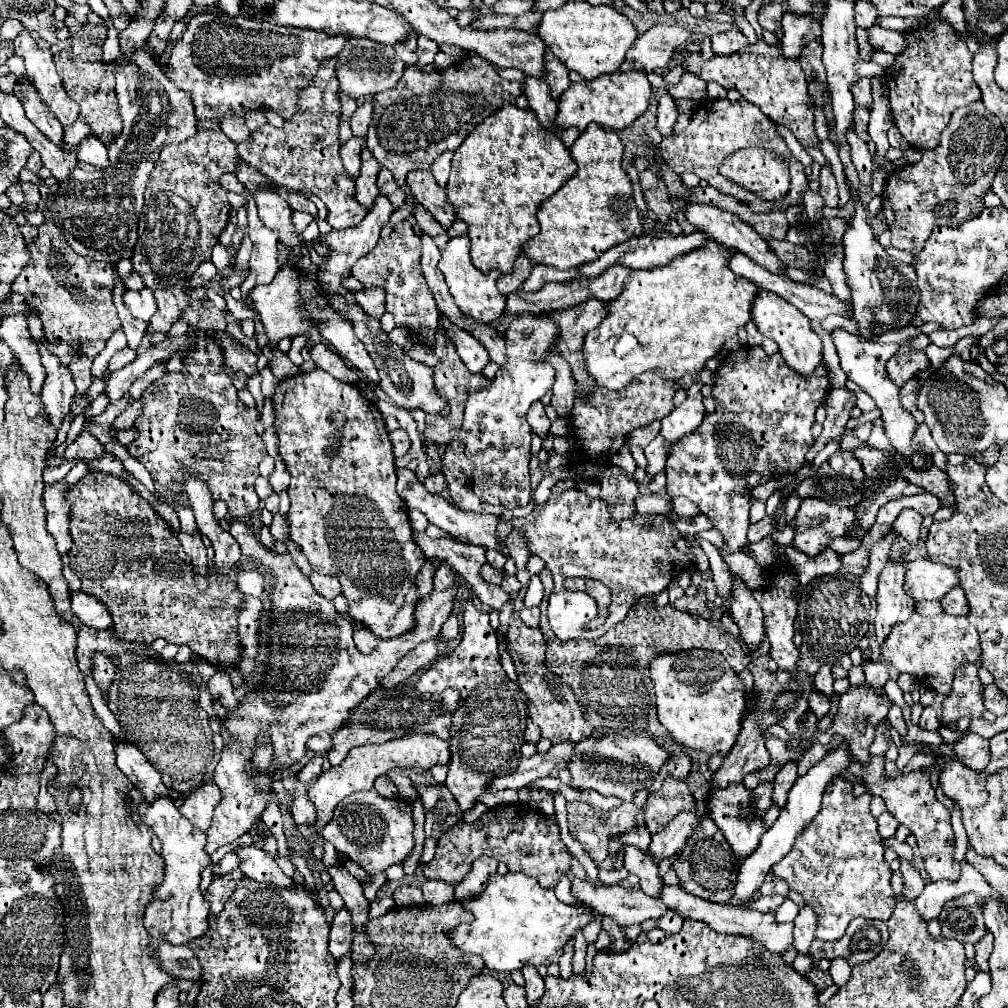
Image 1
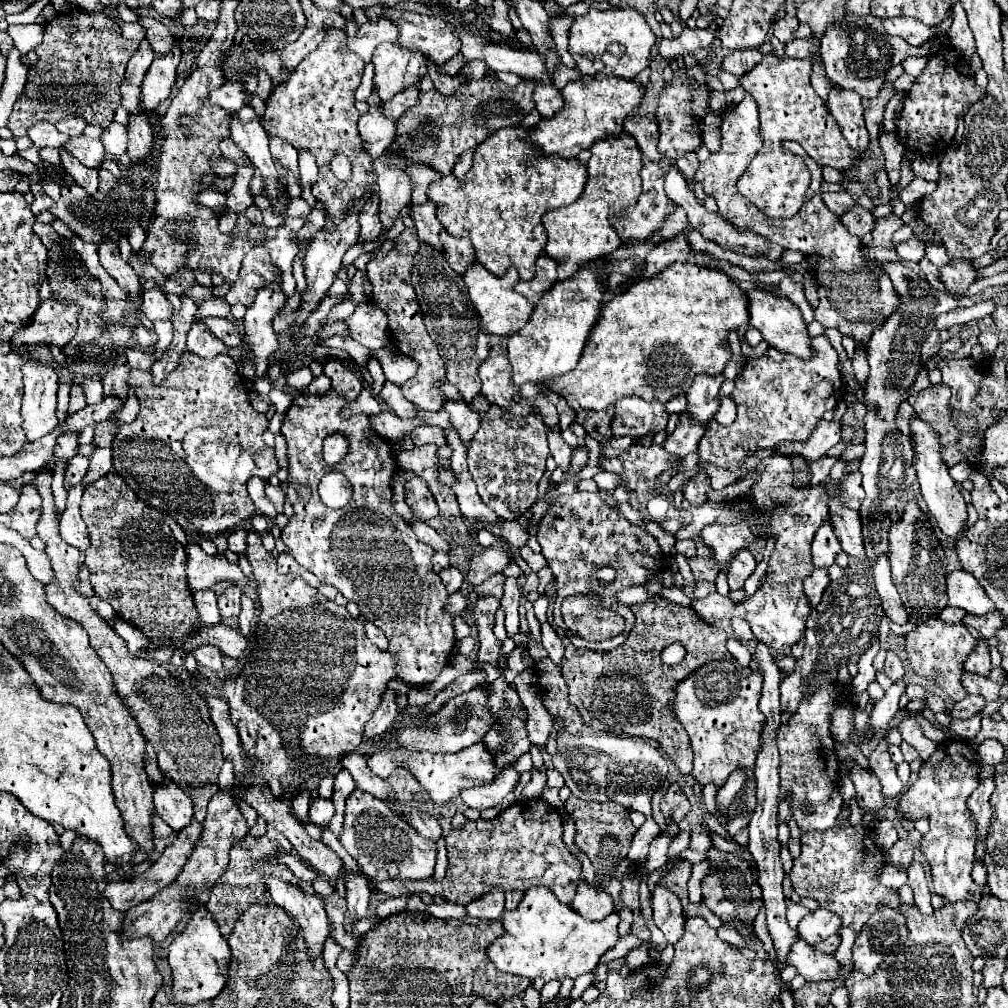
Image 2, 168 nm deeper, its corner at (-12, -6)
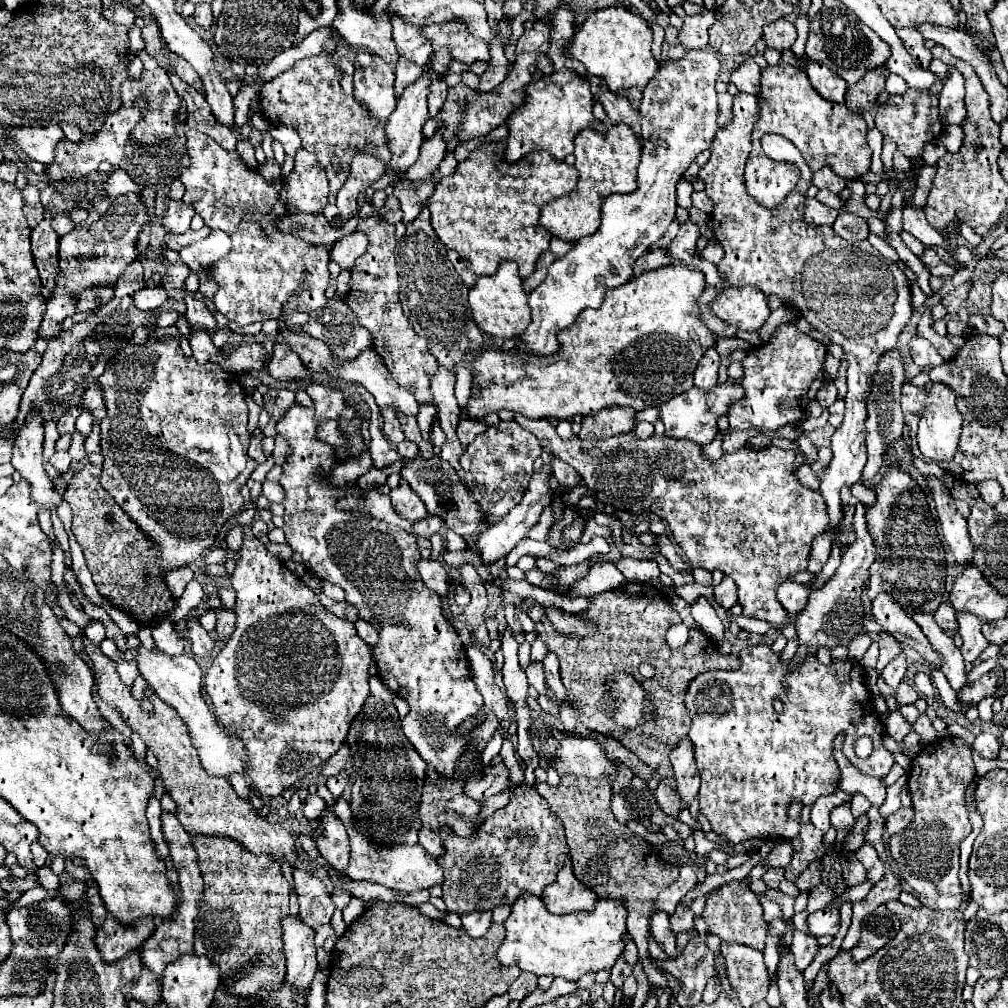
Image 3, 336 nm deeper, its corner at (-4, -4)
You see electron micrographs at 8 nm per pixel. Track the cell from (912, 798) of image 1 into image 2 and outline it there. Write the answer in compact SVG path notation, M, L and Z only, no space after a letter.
M945 738L941 744L937 744L937 750L933 756L929 756L927 764L921 766L919 780L901 796L899 804L899 812L909 814L913 820L929 816L931 828L923 835L919 848L931 866L933 892L943 896L949 904L959 900L981 900L979 888L971 880L977 822L967 808L967 798L979 782L979 770L981 762L977 762L977 752L965 740Z

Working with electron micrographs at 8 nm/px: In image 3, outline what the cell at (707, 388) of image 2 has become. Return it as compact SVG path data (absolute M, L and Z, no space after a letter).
M709 348L705 356L701 358L701 364L695 370L695 386L699 390L709 392L717 384L717 372L719 372L719 354L715 348Z

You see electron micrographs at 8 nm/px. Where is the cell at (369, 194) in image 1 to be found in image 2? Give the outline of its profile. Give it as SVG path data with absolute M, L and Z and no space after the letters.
M377 194L371 198L373 202L367 202L359 214L361 234L359 240L363 242L375 242L381 234L381 222L379 222L379 198Z

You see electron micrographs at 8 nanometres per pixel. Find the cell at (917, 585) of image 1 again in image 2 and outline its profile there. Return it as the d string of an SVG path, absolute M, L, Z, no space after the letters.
M955 570L947 576L947 596L949 606L963 608L975 616L983 616L995 610L991 598L985 594L979 580L965 570Z

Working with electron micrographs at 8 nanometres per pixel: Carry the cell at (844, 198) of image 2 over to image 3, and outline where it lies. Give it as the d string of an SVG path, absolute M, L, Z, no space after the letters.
M807 198L805 200L805 222L811 222L811 224L833 224L837 216L839 216L839 210L829 208L827 204L819 202L817 198Z

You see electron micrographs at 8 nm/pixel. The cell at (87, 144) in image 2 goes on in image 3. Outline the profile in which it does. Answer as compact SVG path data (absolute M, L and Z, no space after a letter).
M23 126L13 128L9 136L15 140L15 146L21 152L25 152L31 160L41 164L49 164L55 154L57 140L65 140L61 126L45 126L45 128Z

